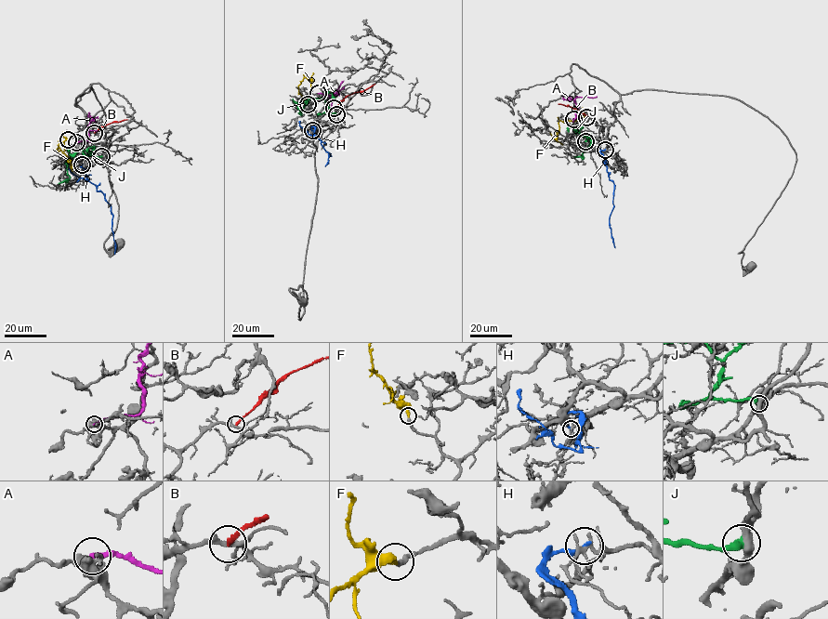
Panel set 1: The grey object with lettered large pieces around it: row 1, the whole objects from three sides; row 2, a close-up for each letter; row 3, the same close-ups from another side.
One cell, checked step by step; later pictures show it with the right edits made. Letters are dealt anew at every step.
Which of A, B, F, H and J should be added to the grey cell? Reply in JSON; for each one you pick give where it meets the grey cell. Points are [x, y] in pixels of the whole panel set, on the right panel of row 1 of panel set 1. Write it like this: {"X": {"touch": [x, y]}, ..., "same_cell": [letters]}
{"F": {"touch": [586, 117]}, "same_cell": ["F"]}

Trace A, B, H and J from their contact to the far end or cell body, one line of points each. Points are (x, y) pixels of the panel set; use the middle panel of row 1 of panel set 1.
A: (318, 93), (331, 97), (337, 93), (332, 97), (330, 112)
B: (334, 108), (348, 96), (374, 84)
H: (312, 130), (313, 126), (313, 134), (325, 151), (331, 153), (324, 166)
J: (336, 113), (325, 112), (328, 104), (322, 98), (309, 98), (300, 112), (302, 108), (293, 98)

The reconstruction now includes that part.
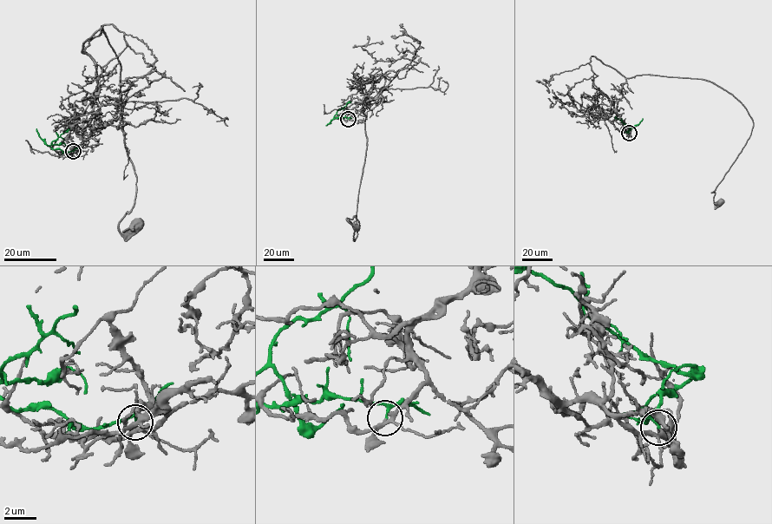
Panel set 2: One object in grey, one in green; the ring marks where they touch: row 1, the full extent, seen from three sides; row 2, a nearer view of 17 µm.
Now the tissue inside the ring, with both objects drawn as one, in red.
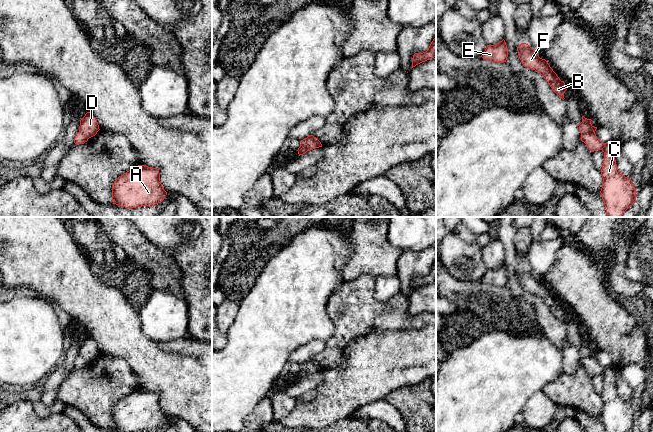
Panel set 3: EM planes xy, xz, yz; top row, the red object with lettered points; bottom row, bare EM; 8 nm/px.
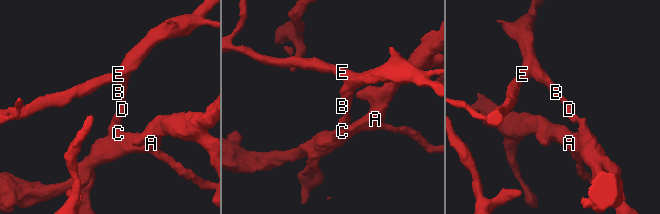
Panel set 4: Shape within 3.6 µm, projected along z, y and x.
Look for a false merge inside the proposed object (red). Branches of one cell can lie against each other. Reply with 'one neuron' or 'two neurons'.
two neurons

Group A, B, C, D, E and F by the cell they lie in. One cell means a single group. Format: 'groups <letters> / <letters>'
groups A C / B D E F

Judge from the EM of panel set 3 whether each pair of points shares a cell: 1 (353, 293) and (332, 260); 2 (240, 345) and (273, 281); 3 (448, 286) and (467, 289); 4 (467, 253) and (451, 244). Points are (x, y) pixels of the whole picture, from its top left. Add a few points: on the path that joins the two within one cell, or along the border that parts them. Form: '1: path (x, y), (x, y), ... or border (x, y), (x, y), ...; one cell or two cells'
1: border (344, 280), (329, 298); two cells
2: path (256, 329), (273, 312), (273, 297); one cell
3: path (453, 289), (462, 289); one cell
4: path (463, 253), (460, 253), (455, 248); one cell

